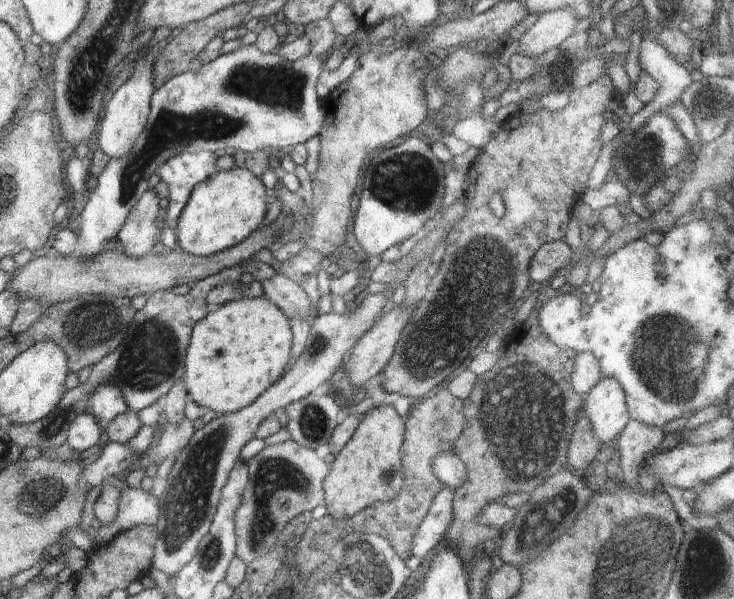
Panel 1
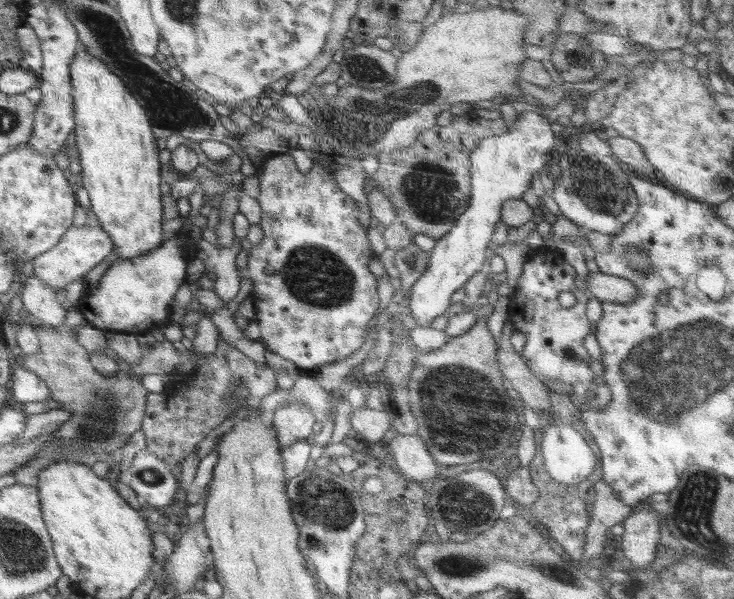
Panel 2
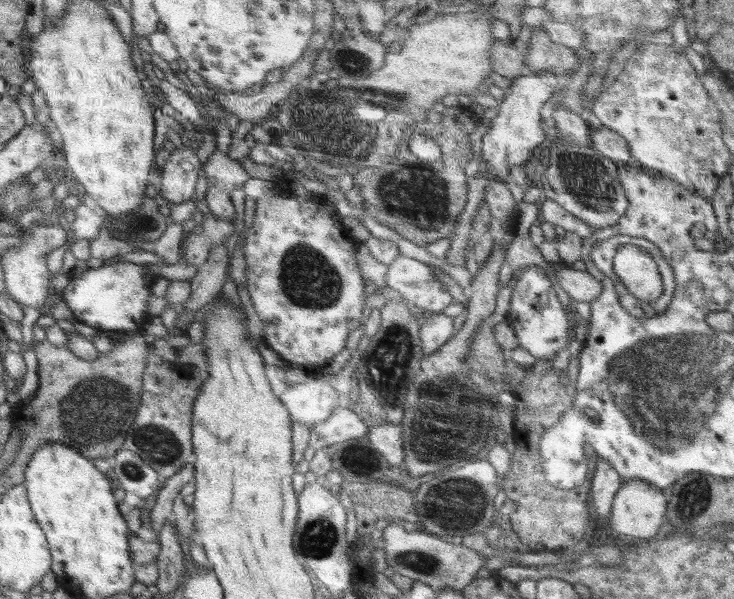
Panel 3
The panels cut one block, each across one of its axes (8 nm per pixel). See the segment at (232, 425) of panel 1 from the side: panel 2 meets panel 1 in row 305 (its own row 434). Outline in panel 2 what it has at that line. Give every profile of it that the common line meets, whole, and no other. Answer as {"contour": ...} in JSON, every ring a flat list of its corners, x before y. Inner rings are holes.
{"contour":[[353,408,350,424,358,436,379,446,390,436,390,417,386,411,364,408]]}

